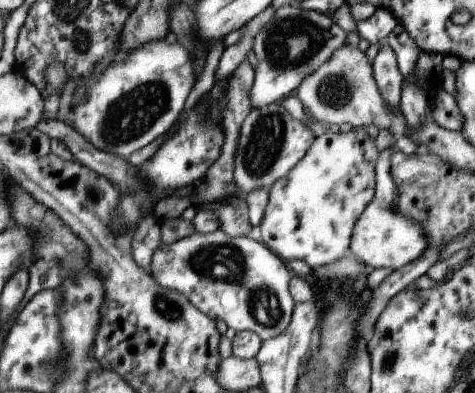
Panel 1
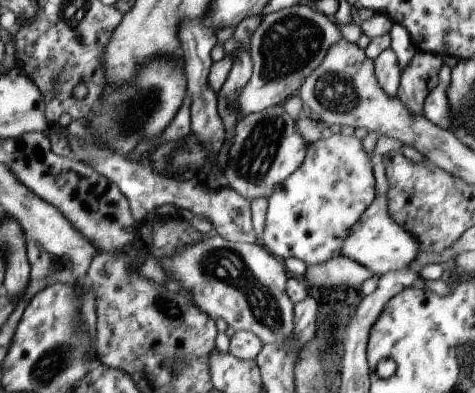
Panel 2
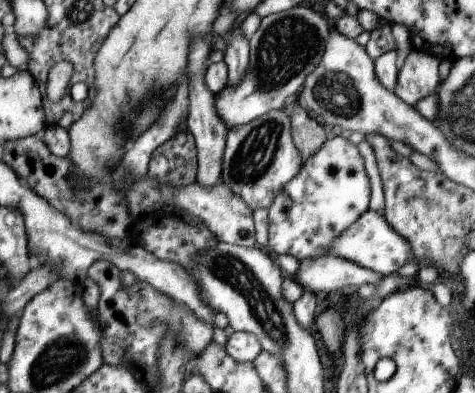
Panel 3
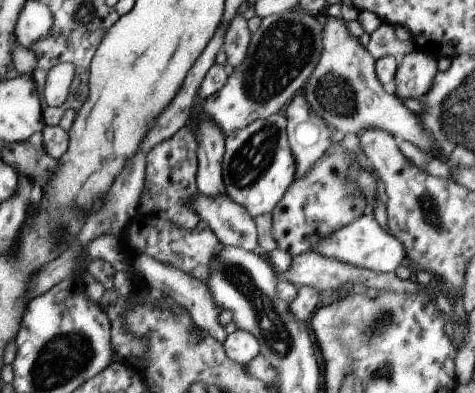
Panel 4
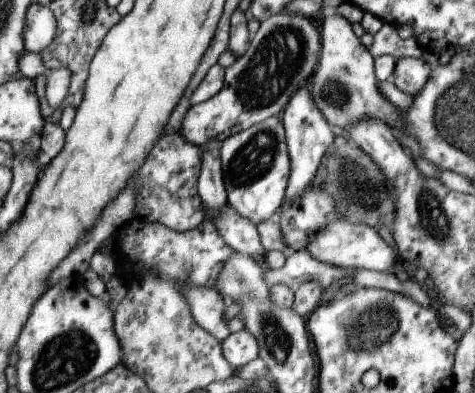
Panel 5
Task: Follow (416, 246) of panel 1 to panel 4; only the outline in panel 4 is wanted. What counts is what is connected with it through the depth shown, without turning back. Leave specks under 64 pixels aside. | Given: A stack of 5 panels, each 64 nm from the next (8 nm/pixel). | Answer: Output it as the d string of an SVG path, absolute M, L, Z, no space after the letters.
M365 212L361 218L353 220L351 224L343 226L341 230L335 230L333 234L329 234L327 238L323 238L317 244L317 254L331 258L331 260L339 260L343 264L355 266L355 268L365 268L365 270L373 270L377 274L391 274L397 266L407 264L407 252L403 248L403 244L389 232L381 230L381 226L375 222L371 212Z

